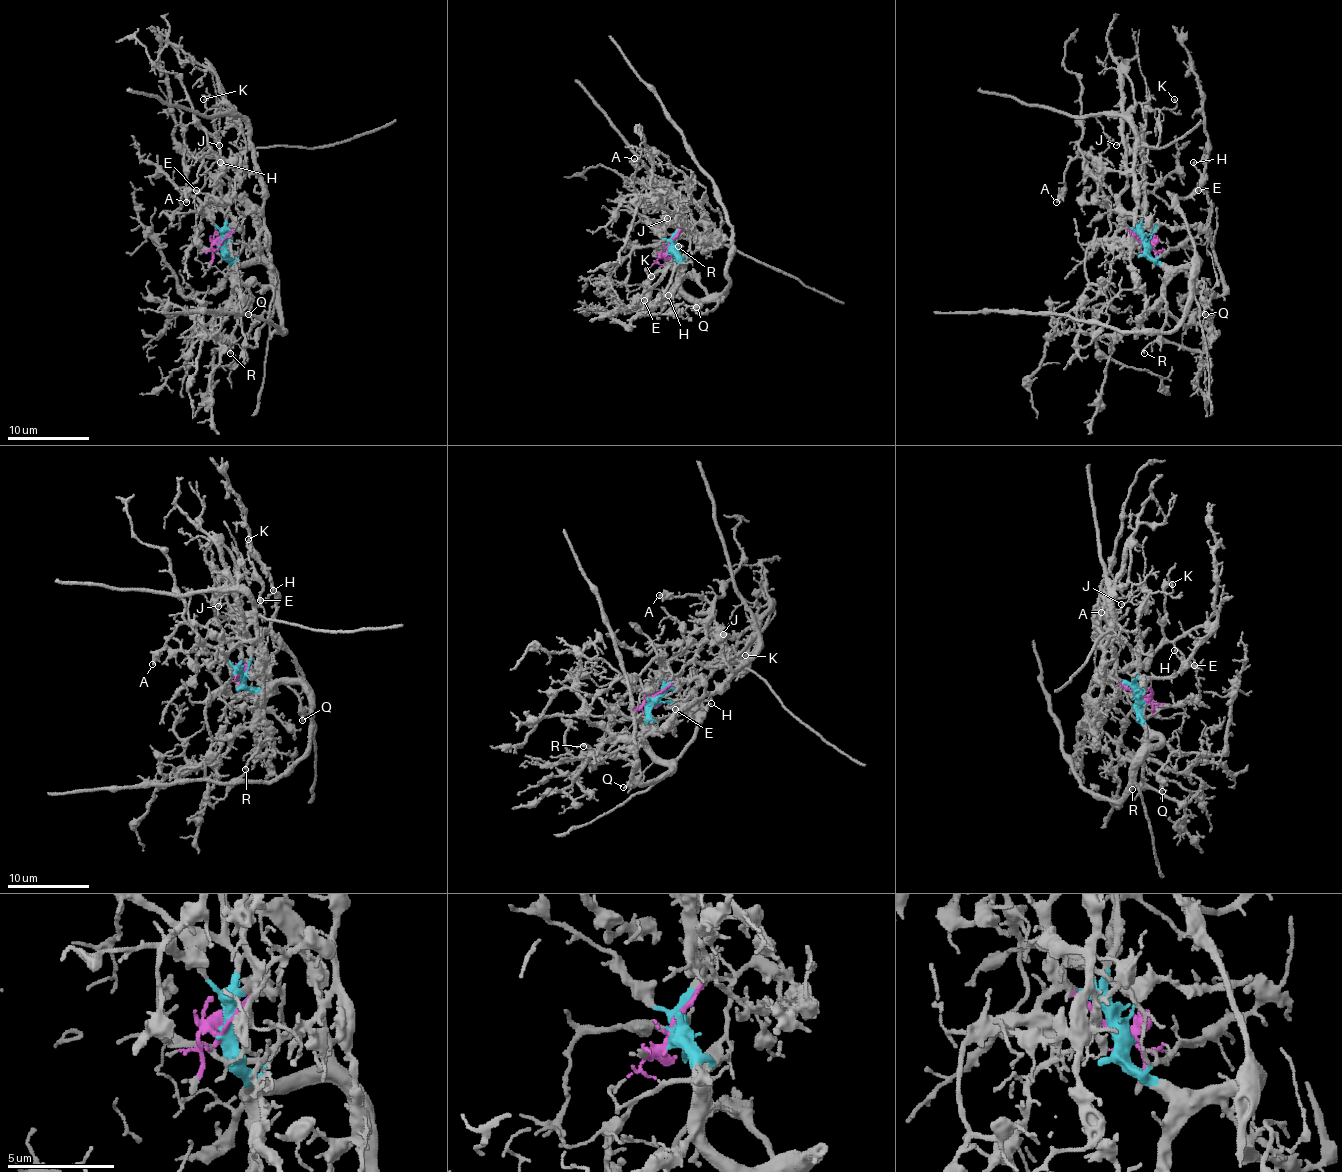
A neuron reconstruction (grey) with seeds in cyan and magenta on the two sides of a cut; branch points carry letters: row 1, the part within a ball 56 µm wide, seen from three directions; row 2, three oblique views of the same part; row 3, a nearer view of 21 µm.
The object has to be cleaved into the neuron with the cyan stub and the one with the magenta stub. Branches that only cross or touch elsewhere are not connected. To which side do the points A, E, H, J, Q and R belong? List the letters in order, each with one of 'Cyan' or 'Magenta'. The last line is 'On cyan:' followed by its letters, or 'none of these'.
A: Magenta
E: Cyan
H: Cyan
J: Cyan
Q: Cyan
R: Cyan
On cyan: E, H, J, Q, R

